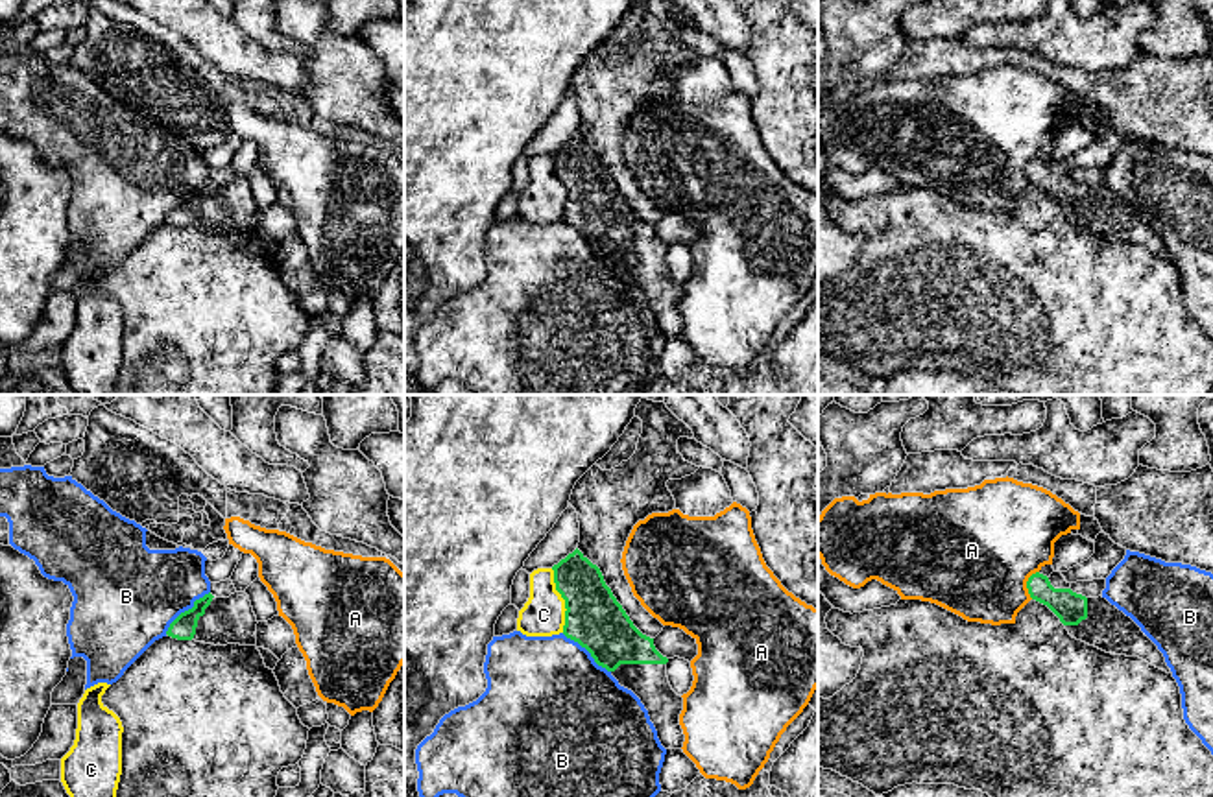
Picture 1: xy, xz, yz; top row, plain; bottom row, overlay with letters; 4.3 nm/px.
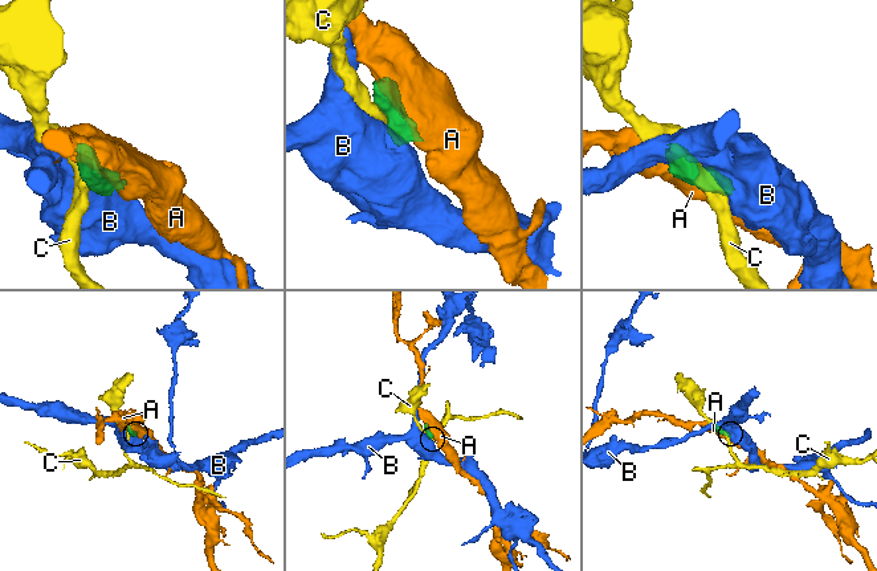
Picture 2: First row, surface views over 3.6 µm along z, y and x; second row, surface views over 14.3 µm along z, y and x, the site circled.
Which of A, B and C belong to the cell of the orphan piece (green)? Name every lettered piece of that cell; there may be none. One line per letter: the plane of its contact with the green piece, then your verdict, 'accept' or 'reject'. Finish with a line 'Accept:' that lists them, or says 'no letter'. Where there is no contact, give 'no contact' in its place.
A: contact in yz; reject
B: contact in xy; reject
C: contact in xz; reject
Accept: no letter

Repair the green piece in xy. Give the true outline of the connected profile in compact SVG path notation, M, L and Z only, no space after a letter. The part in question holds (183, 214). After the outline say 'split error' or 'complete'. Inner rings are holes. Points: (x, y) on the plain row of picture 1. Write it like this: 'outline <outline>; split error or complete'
outline M209 179L196 186L192 196L181 199L166 221L214 232L257 232L257 210L246 179L234 179L229 184L216 184Z; split error

